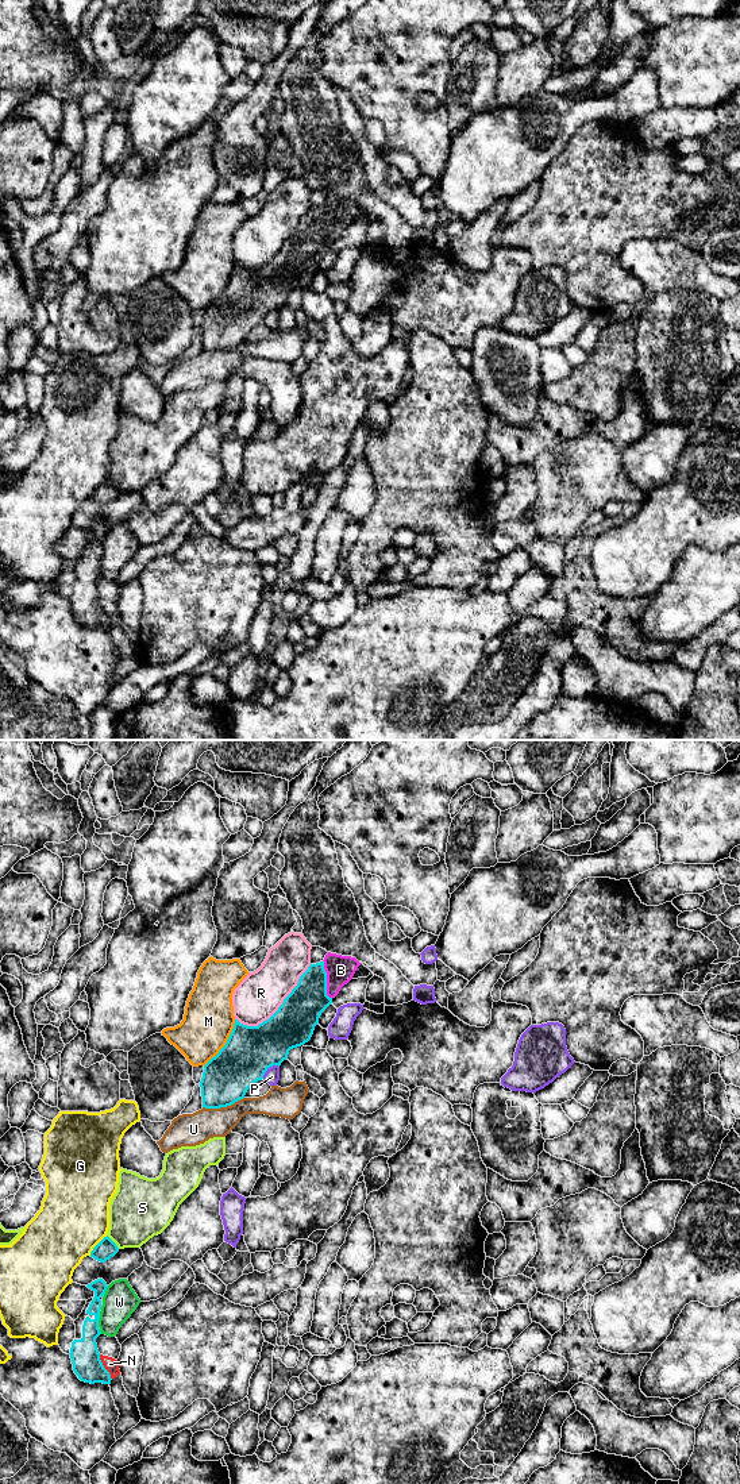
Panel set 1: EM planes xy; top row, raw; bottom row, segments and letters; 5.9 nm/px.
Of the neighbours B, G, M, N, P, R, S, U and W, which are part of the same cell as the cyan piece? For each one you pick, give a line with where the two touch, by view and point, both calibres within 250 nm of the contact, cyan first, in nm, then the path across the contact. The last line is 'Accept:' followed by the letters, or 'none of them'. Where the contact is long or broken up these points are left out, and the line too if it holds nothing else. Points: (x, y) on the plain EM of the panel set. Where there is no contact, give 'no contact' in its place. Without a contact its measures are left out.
B: xy (326, 223) | 240/160 nm | across xy (300, 255), (326, 223), (336, 214), (340, 214)
Accept: B

